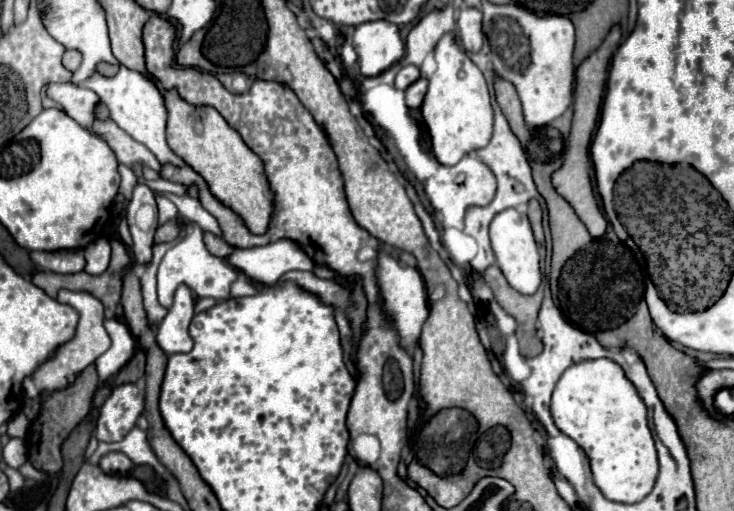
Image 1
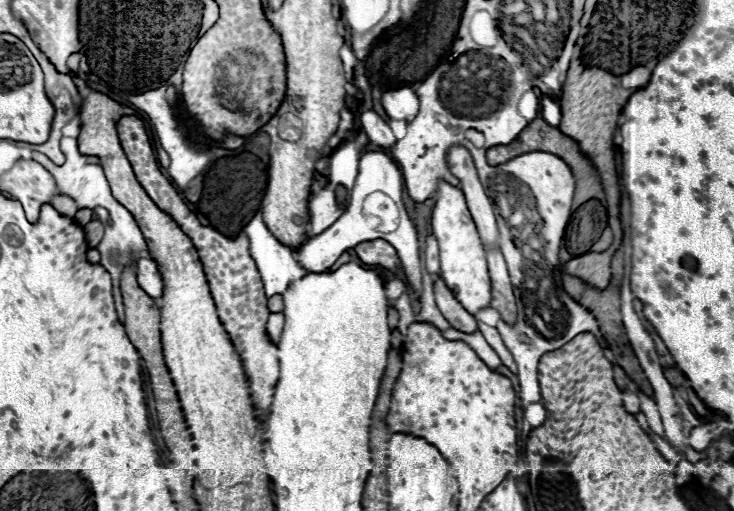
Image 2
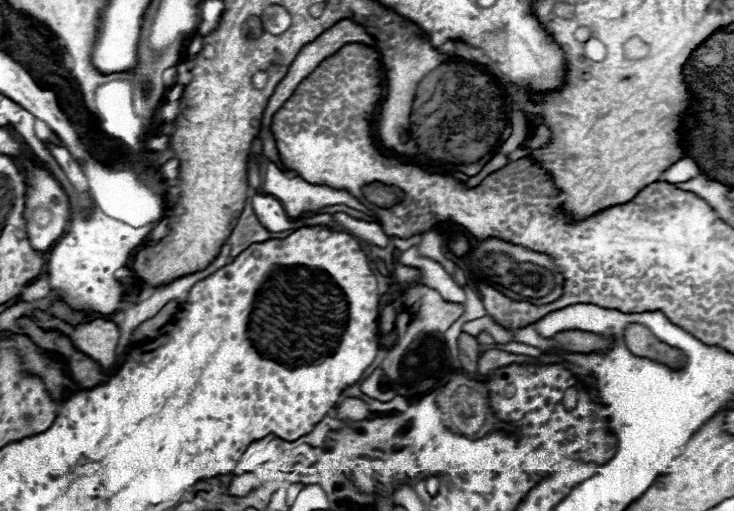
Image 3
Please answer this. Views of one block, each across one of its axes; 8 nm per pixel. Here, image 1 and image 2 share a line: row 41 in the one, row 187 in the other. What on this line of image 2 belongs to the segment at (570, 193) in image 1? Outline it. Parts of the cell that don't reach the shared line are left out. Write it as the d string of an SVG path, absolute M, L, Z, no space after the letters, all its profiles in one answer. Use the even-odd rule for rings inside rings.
M574 60L572 62L572 70L570 76L566 76L564 88L562 88L562 122L560 122L560 130L574 138L582 152L592 160L592 164L596 166L600 178L602 178L602 186L606 190L606 200L608 200L608 214L620 214L620 184L618 184L618 174L616 174L616 162L614 162L614 130L616 130L616 122L618 122L618 114L624 108L622 104L628 102L630 94L634 90L632 88L622 88L620 86L620 76L604 70L604 72L596 72L596 76L588 74L588 66L584 66L584 62Z

